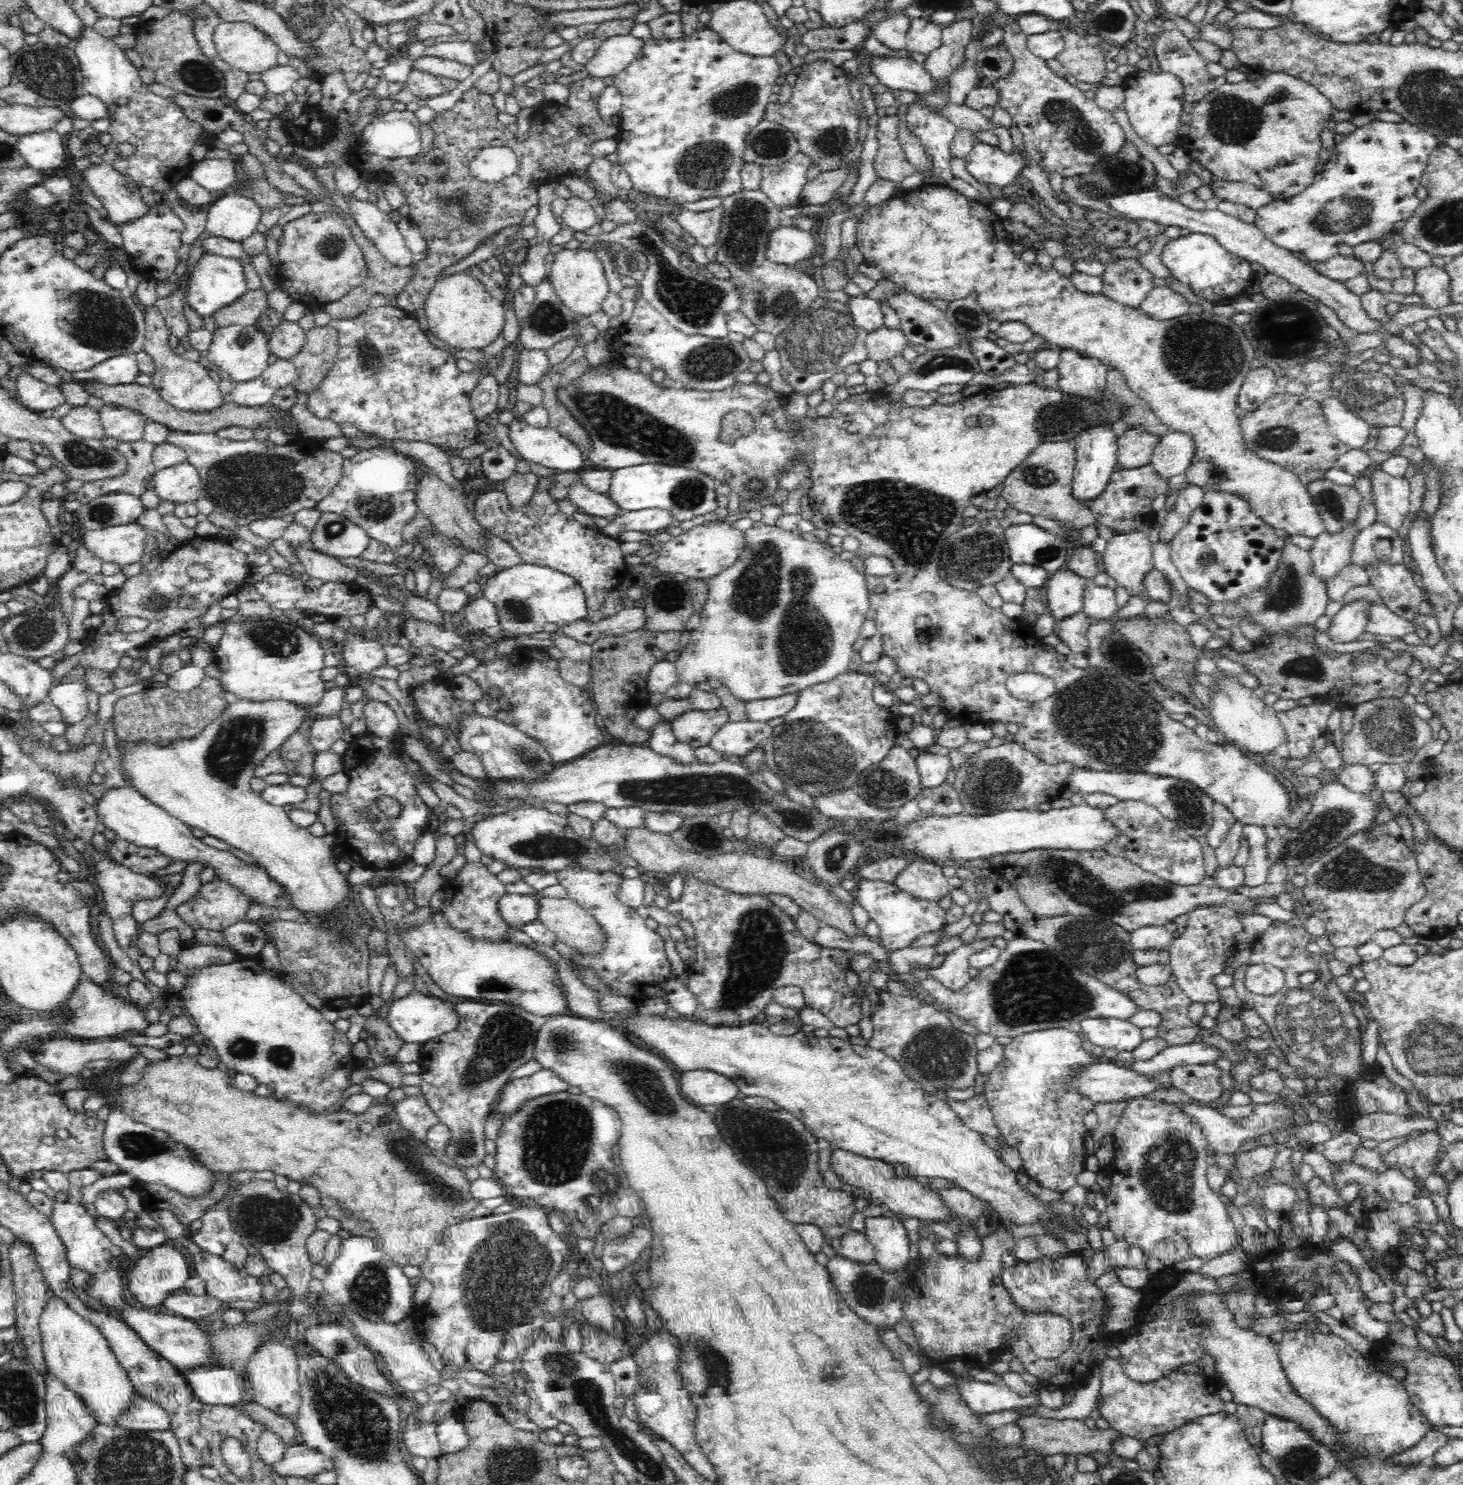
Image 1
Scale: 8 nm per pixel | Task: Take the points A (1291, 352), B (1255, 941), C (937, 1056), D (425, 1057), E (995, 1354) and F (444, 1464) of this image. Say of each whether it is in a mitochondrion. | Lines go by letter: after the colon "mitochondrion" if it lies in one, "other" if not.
A: other
B: other
C: mitochondrion
D: other
E: other
F: other

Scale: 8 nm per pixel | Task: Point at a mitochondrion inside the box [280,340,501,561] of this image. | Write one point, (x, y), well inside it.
(375, 508)

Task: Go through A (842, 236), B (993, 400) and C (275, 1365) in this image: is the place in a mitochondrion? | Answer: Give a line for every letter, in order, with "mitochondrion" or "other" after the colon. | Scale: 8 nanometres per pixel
A: other
B: other
C: other

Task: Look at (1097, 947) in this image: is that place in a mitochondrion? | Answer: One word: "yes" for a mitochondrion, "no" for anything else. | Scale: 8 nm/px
yes

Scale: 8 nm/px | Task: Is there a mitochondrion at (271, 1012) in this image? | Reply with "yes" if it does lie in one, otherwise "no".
no

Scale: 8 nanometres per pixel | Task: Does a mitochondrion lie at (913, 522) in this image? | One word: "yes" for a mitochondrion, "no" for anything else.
yes

